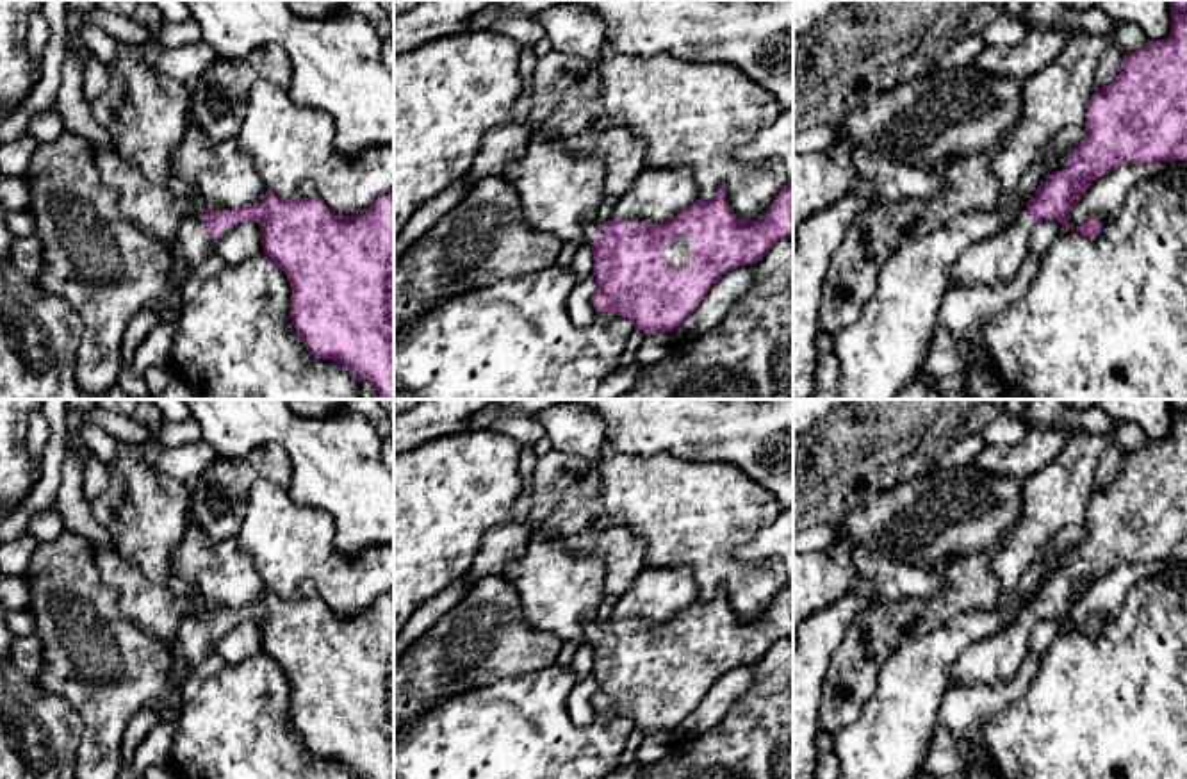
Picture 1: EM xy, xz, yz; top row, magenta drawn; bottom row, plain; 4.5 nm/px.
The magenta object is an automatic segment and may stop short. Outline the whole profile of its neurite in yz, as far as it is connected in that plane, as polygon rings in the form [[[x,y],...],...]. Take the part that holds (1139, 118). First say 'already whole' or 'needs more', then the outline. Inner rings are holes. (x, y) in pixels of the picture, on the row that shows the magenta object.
needs more; [[[1167,0],[1171,34],[1148,41],[1137,52],[1125,52],[1119,75],[1101,89],[1094,89],[1087,112],[1087,135],[1069,150],[1066,168],[1039,184],[1036,196],[1019,205],[1012,223],[982,242],[973,244],[950,271],[961,289],[982,283],[989,289],[1007,285],[1028,253],[1028,239],[1036,223],[1060,221],[1068,230],[1071,212],[1091,184],[1121,164],[1158,164],[1180,159],[1187,164],[1187,0]]]

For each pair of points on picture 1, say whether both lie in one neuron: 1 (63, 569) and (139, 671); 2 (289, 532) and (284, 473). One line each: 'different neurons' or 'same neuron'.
1: same neuron
2: different neurons

